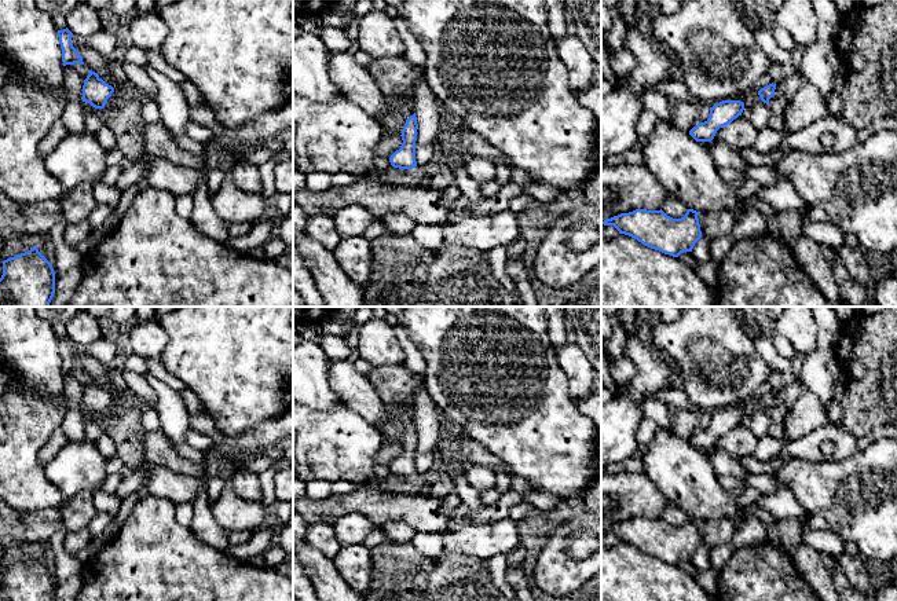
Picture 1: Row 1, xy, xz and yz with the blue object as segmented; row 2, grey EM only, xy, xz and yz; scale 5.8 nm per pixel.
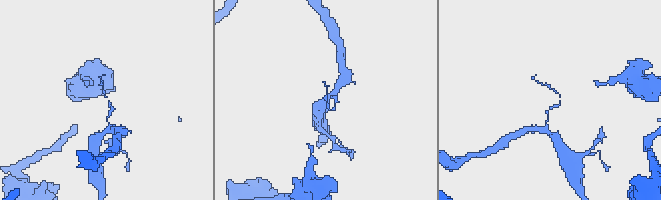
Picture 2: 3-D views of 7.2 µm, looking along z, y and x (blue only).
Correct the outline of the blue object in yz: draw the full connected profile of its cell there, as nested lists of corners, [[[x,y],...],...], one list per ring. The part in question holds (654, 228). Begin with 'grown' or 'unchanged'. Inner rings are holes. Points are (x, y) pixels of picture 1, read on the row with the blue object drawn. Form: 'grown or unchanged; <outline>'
unchanged; [[[636,209],[607,219],[603,224],[614,226],[619,234],[629,235],[651,249],[678,257],[684,252],[692,252],[702,238],[699,213],[688,209],[684,217],[673,219],[662,209]]]

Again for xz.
unchanged; [[[415,113],[406,120],[402,131],[402,146],[391,157],[389,162],[393,168],[413,169],[417,166],[415,161],[415,140],[417,140],[417,117]]]

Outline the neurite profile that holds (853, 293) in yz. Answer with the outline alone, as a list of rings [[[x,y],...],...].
[[[821,246],[821,253],[831,265],[842,300],[852,307],[865,307],[867,287],[860,285],[843,267],[835,249]]]

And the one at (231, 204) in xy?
[[[224,177],[210,199],[217,216],[230,223],[259,223],[268,219],[271,205],[261,195],[241,190],[231,177]]]

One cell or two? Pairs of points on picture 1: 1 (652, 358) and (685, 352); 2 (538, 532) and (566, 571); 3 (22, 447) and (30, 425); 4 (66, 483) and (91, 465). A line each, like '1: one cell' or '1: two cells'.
1: two cells
2: two cells
3: one cell
4: one cell

